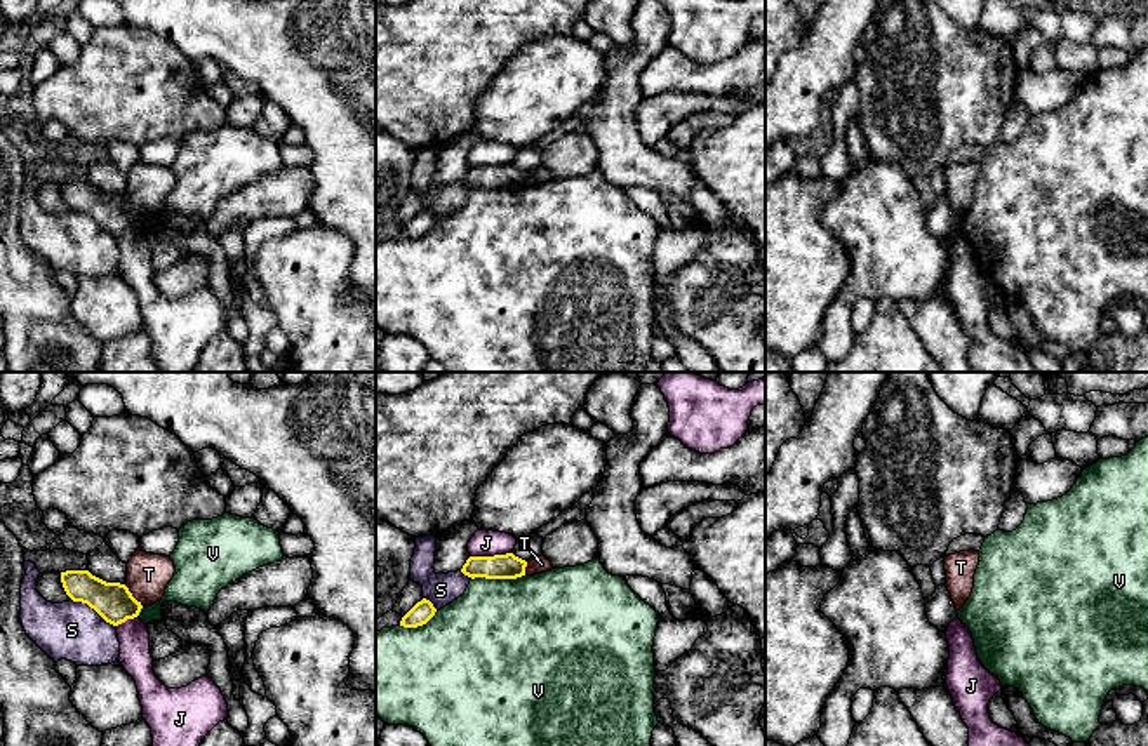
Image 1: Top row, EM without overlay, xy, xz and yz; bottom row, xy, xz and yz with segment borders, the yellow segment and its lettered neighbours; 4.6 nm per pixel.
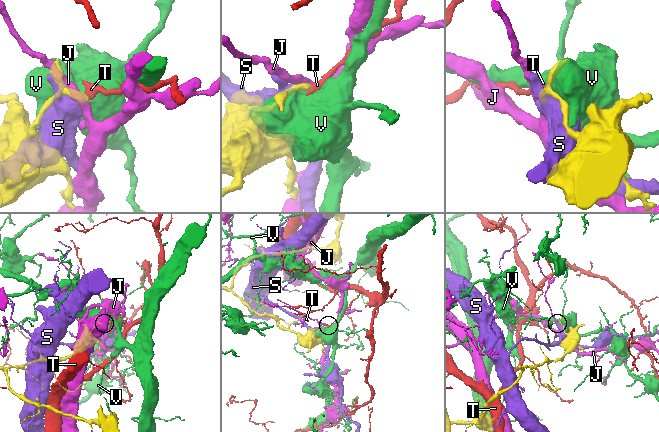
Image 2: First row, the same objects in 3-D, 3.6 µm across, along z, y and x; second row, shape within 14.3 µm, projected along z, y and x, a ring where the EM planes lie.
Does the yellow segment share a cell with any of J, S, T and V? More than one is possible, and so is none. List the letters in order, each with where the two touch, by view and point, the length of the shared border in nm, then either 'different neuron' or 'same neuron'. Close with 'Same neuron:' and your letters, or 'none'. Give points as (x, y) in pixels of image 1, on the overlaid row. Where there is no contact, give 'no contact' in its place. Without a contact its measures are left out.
J: xz (489, 557) | 190 nm | different neuron
S: xy (94, 609) | 240 nm | different neuron
T: xy (131, 595) | 130 nm | different neuron
V: xz (498, 578) | 240 nm | different neuron
Same neuron: none

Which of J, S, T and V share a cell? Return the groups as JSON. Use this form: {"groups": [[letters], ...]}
{"groups": [["J"], ["S"], ["T"], ["V"]]}

